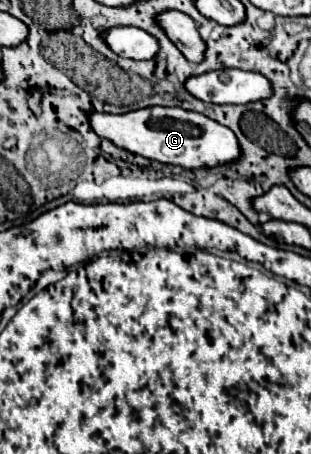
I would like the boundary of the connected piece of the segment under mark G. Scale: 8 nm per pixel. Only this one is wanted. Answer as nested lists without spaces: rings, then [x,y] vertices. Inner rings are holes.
[[[148,107],[124,115],[92,113],[90,125],[96,131],[96,135],[112,141],[120,149],[142,155],[146,159],[154,159],[166,165],[178,165],[192,171],[202,167],[226,165],[238,161],[240,157],[240,143],[228,127],[196,111],[186,111],[182,107]]]

